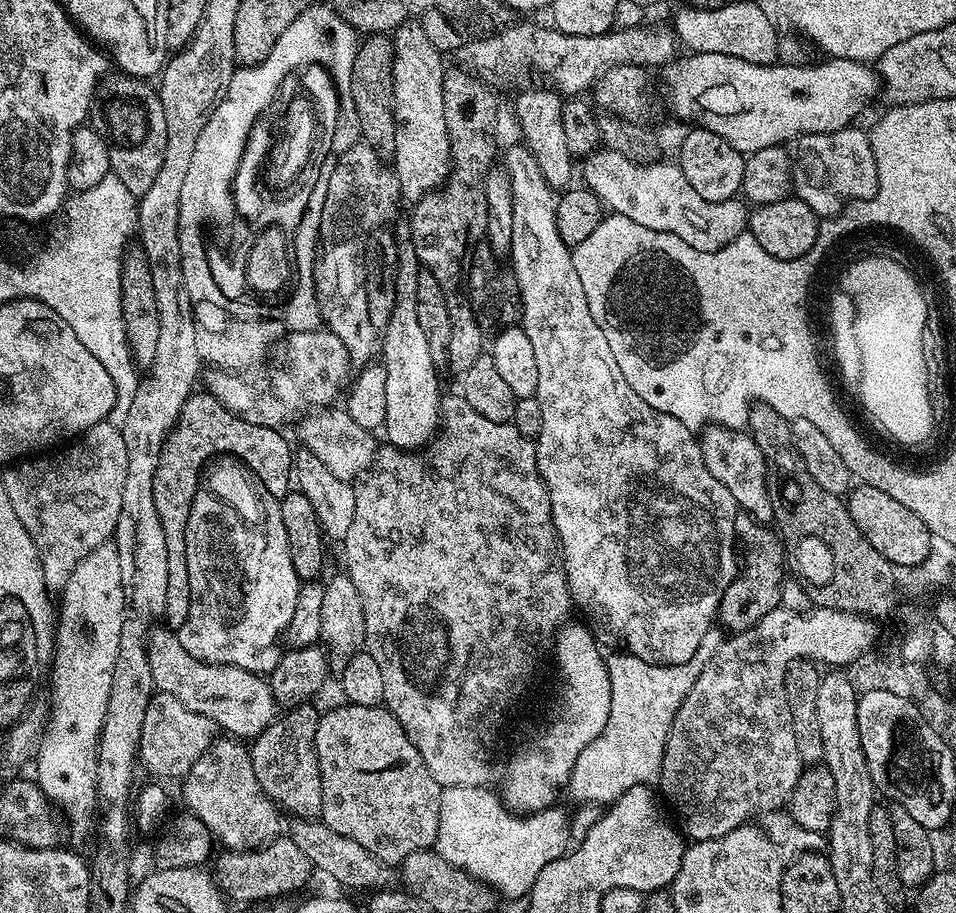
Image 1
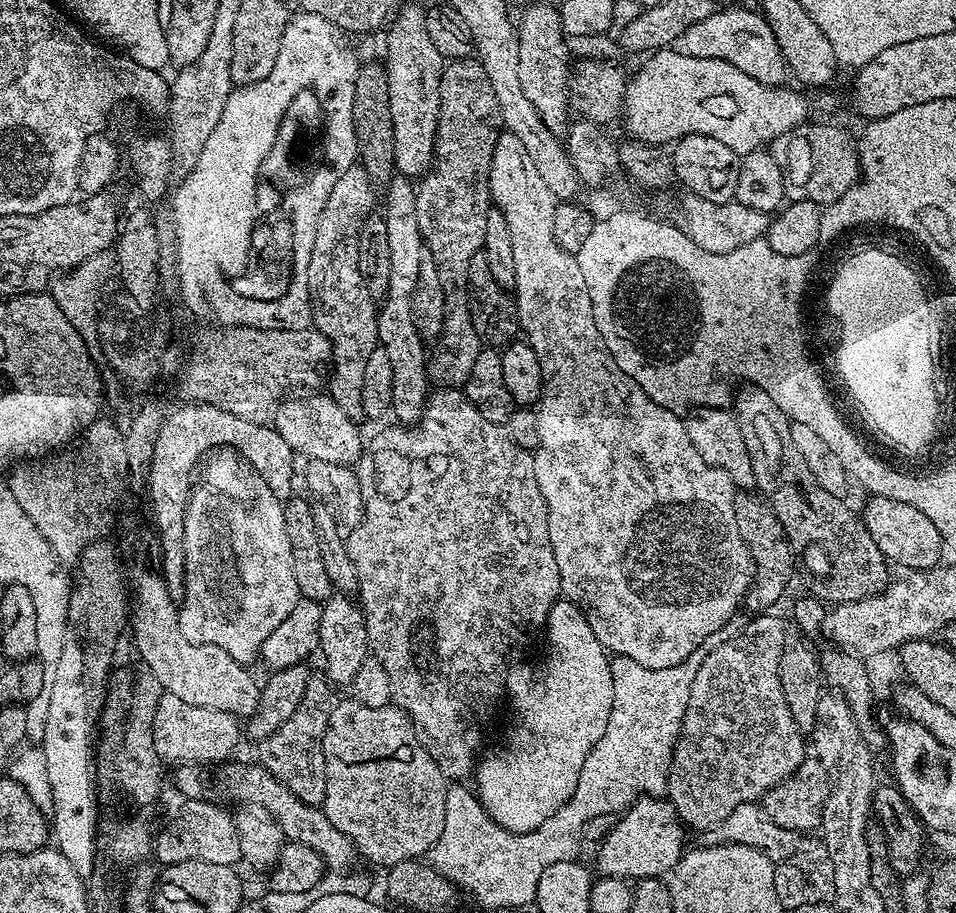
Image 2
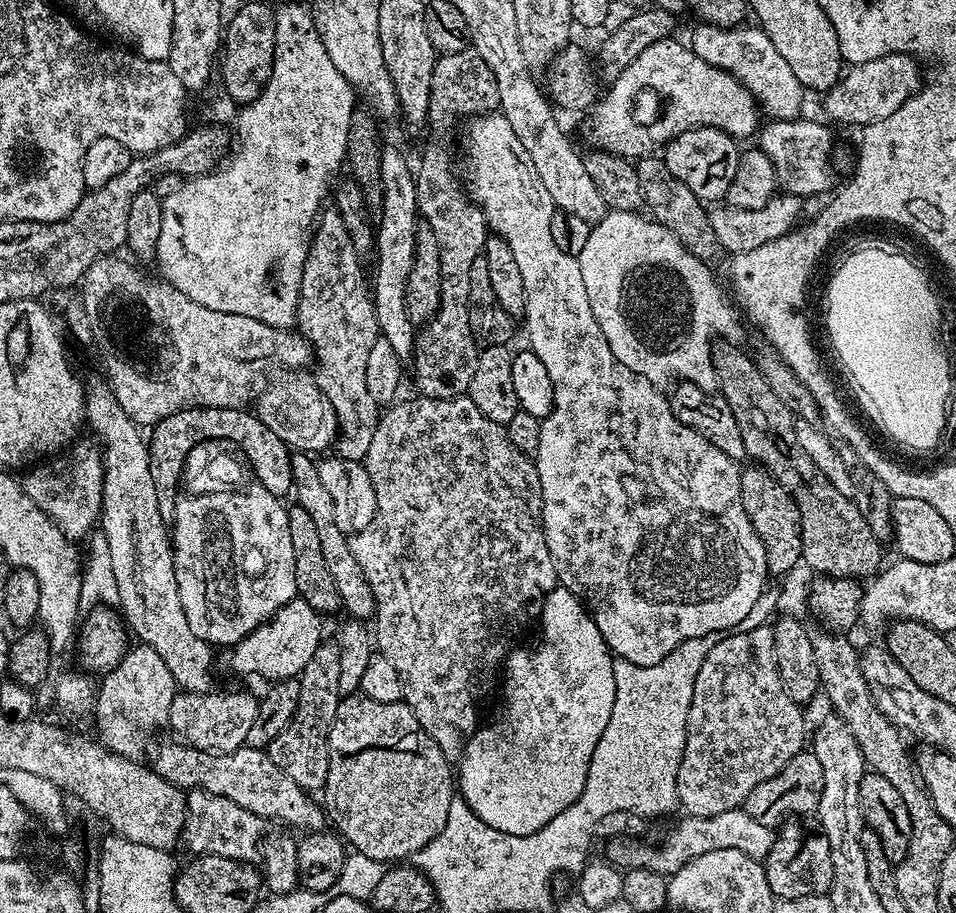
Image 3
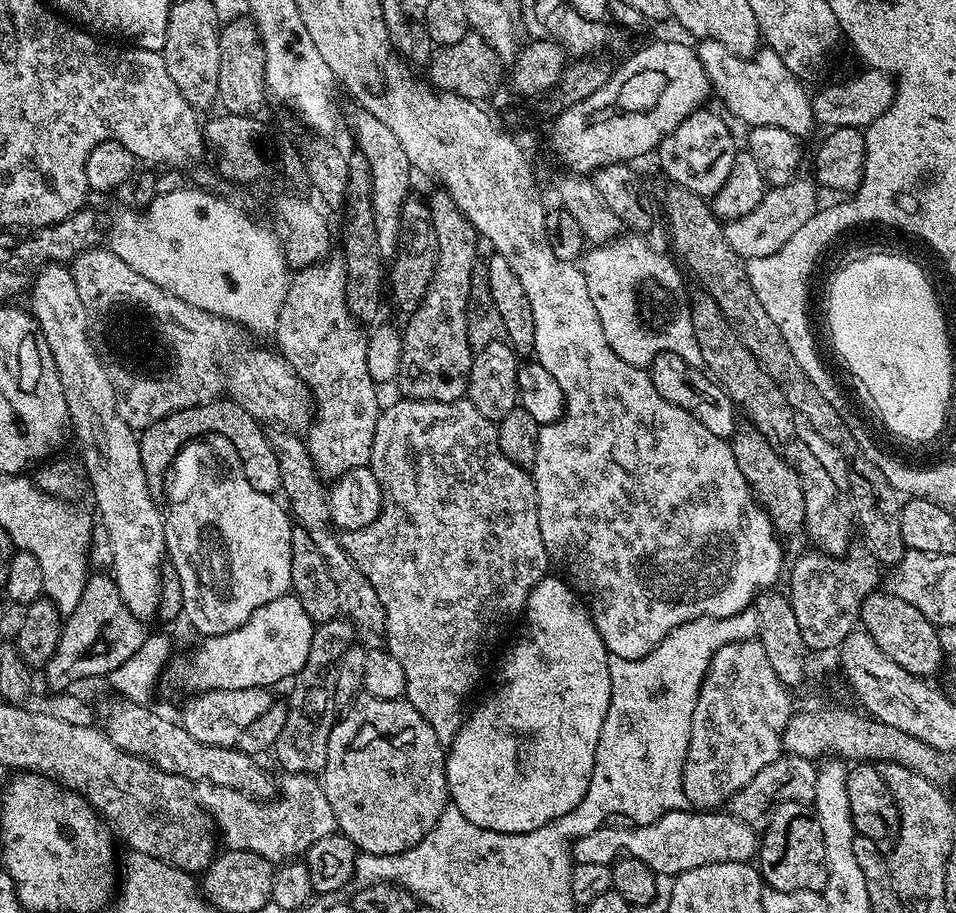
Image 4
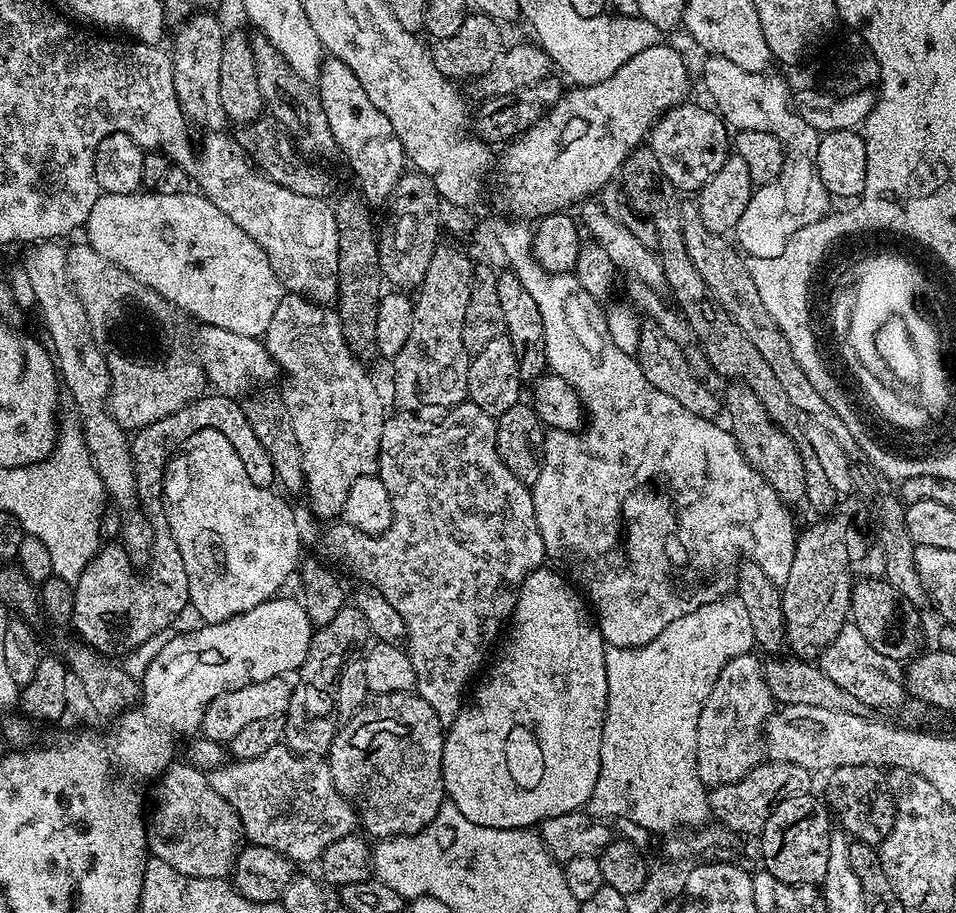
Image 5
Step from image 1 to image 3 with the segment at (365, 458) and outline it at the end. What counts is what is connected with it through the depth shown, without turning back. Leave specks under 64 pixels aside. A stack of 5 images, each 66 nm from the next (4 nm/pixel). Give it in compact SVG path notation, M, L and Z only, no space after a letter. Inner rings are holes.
M288 370L281 376L284 377L274 381L272 388L255 397L256 417L270 426L270 430L274 430L274 434L278 434L278 438L282 438L282 442L296 452L317 454L331 449L338 436L336 415L316 385L315 375L308 370Z

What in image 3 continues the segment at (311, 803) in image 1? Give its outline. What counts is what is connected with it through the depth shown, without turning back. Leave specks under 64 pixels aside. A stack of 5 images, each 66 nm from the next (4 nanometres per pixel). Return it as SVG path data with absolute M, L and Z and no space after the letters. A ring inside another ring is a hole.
M322 642L318 650L314 650L314 658L306 662L306 666L300 671L298 686L298 710L294 710L294 718L270 742L266 749L269 758L298 786L309 794L321 791L328 777L328 735L330 726L334 722L336 707L340 705L342 693L338 690L338 654L339 643Z

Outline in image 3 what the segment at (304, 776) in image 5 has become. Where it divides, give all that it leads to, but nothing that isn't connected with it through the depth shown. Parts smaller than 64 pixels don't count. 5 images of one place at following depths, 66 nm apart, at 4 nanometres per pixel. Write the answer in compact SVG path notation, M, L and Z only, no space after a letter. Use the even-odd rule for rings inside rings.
M191 789L185 795L185 819L181 839L193 855L218 855L251 863L259 857L260 841L266 834L264 827L266 822L263 817L243 810L228 798L210 795L200 789Z

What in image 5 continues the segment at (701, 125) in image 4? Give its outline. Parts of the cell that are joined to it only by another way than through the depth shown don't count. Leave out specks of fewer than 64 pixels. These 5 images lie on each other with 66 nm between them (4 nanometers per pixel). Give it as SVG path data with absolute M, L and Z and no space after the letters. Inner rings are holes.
M691 102L675 104L652 125L650 147L654 158L658 158L658 166L662 166L664 179L681 193L695 193L710 178L714 178L714 174L718 174L718 170L722 170L727 162L730 155L730 129L715 111L707 112Z

